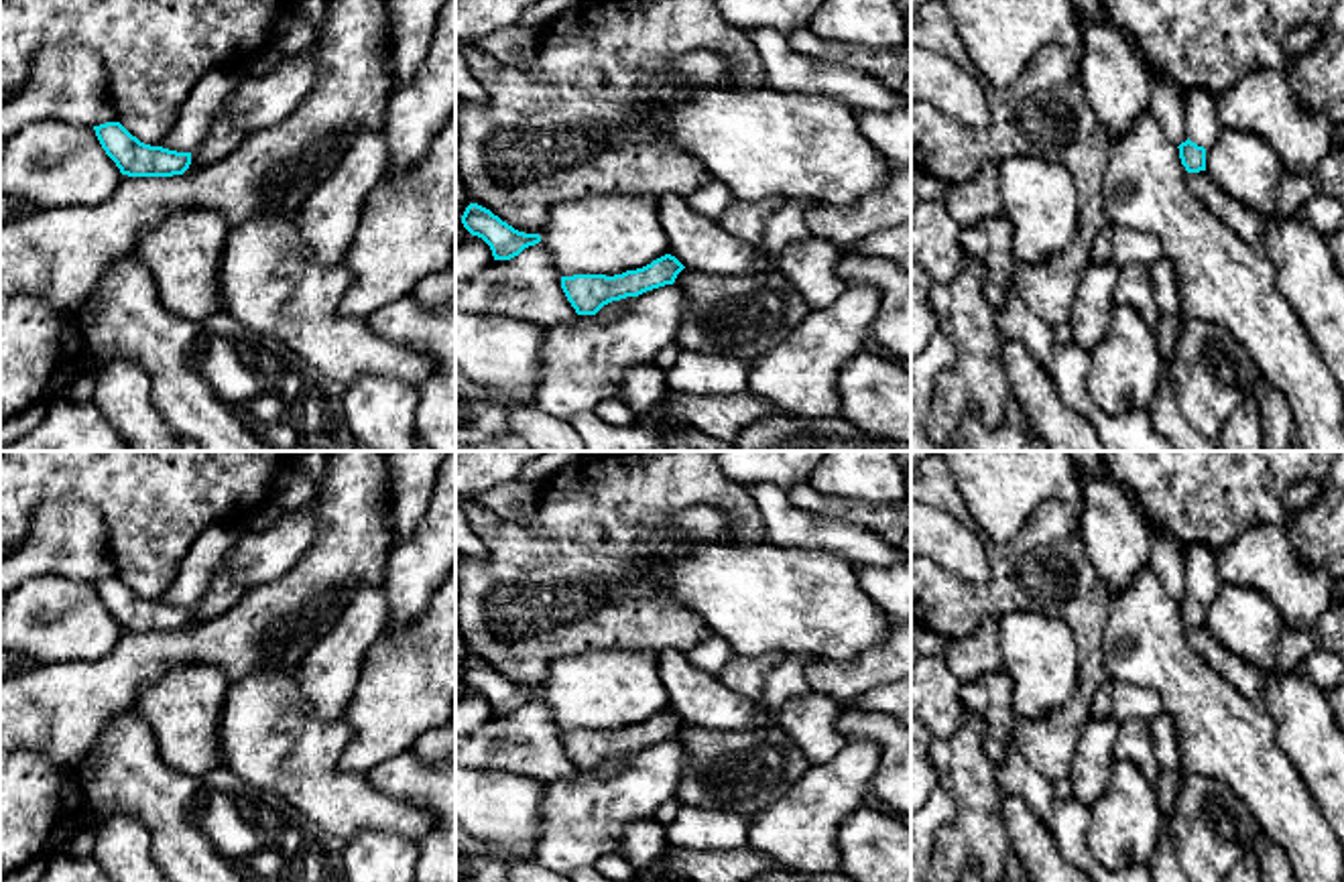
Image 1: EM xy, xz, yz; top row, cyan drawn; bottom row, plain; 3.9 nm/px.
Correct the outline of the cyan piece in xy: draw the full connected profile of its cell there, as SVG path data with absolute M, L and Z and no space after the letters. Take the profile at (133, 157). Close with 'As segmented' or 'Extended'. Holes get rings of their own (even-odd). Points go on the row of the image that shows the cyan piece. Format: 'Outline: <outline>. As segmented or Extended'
Outline: M120 122L94 126L106 154L128 177L173 177L191 165L191 152L150 146L132 136Z. As segmented

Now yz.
Outline: M1189 138L1181 142L1179 146L1179 159L1187 173L1200 173L1206 171L1206 148L1198 146Z. As segmented

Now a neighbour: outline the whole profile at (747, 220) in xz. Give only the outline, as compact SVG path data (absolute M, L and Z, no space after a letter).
M781 195L758 199L758 201L740 201L734 199L720 224L726 232L750 242L756 250L756 270L765 272L773 268L773 256L765 250L762 232L767 219L785 203Z

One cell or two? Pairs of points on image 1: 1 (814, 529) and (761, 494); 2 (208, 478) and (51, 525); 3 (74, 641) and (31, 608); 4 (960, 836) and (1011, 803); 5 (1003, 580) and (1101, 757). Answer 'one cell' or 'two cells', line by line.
1: one cell
2: two cells
3: one cell
4: two cells
5: two cells

